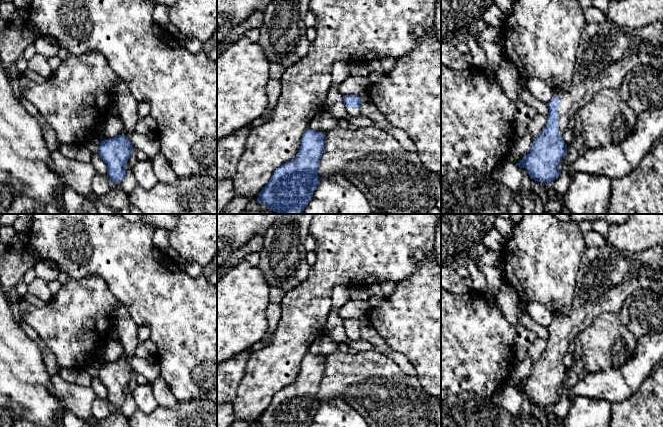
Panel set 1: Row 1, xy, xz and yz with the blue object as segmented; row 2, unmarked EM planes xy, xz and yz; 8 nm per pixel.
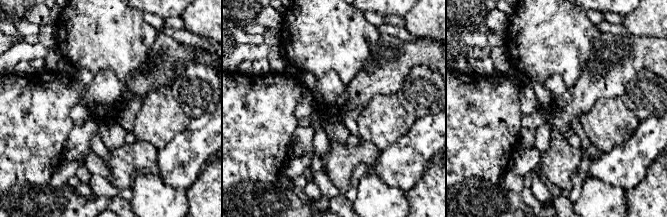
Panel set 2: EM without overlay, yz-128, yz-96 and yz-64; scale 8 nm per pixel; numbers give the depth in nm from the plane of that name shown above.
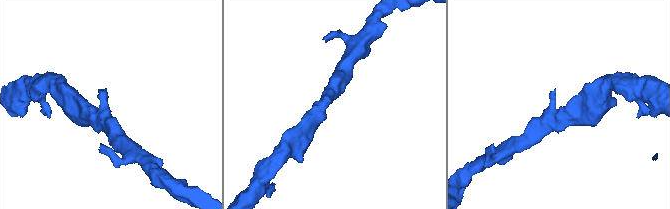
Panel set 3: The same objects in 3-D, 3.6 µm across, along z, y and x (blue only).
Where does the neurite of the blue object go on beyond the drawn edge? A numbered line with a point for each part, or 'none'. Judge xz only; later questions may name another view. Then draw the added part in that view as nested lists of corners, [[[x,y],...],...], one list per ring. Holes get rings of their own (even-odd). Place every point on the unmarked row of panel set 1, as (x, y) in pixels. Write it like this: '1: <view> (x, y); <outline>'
1: xz (352, 336); [[[346,332],[347,338],[349,341],[358,341],[360,340],[360,333],[359,332]]]

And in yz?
1: yz (607, 276); [[[611,246],[588,247],[579,265],[570,314],[553,315],[553,322],[559,320],[560,362],[568,352],[569,343],[574,341],[597,315],[605,312],[618,314],[627,297],[642,287],[663,297],[663,247],[641,252],[620,251]]]

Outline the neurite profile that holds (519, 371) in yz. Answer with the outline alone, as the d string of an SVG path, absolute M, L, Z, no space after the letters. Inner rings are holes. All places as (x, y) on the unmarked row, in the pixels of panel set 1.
M529 356L520 363L513 364L508 375L507 383L517 388L531 374L533 364Z

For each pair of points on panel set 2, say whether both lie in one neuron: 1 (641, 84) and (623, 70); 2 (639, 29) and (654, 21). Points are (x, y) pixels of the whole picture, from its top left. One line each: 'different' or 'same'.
1: different
2: same

